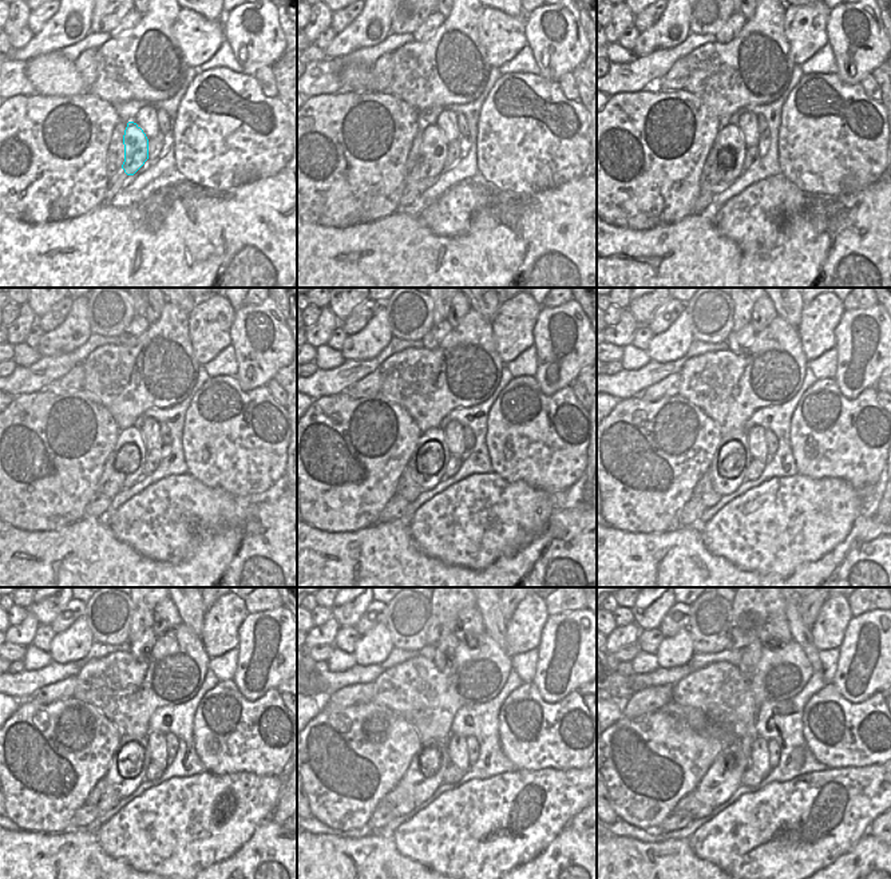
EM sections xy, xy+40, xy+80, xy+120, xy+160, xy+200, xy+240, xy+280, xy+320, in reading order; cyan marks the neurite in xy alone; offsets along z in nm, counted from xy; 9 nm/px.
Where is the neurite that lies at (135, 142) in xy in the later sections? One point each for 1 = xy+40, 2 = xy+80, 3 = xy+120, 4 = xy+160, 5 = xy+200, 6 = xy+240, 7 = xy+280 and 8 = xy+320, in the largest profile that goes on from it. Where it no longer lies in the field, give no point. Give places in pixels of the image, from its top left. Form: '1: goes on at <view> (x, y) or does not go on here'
1: goes on at xy+40 (435, 147)
2: goes on at xy+80 (731, 146)
3: goes on at xy+120 (130, 447)
4: goes on at xy+160 (432, 452)
5: goes on at xy+200 (731, 459)
6: goes on at xy+240 (126, 772)
7: goes on at xy+280 (426, 772)
8: goes on at xy+320 (724, 776)

